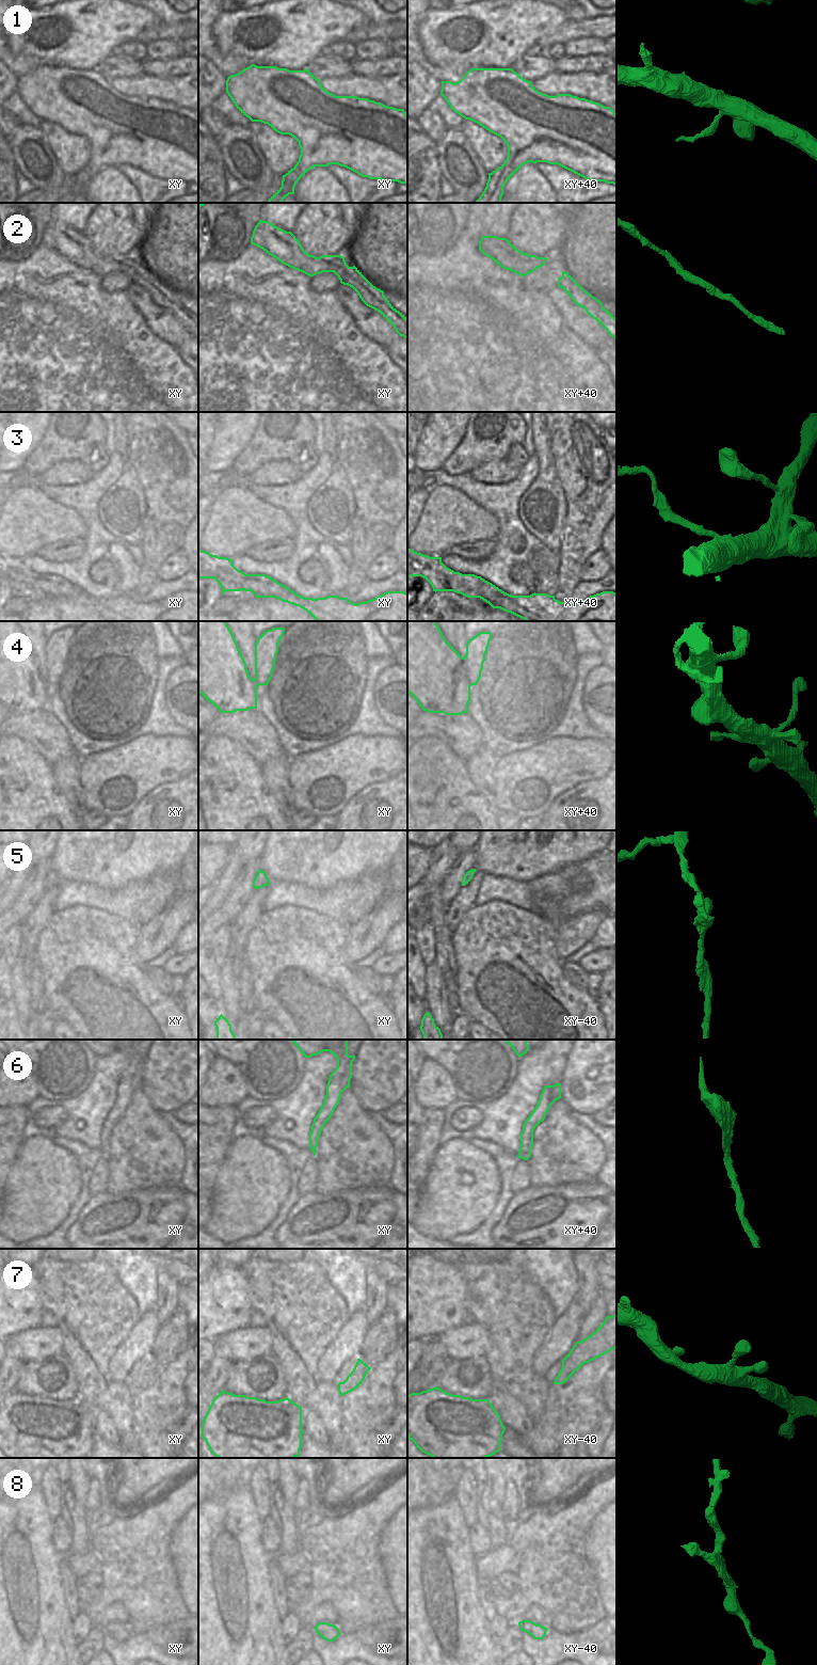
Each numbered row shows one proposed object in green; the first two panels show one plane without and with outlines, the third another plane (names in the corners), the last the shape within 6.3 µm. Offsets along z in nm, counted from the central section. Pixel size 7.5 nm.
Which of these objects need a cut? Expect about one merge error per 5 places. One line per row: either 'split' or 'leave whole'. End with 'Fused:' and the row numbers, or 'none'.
1: leave whole
2: leave whole
3: split
4: leave whole
5: leave whole
6: leave whole
7: leave whole
8: leave whole
Fused: 3

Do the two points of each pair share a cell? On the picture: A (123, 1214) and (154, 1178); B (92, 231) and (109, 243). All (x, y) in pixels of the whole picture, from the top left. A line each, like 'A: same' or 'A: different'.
A: different
B: same

